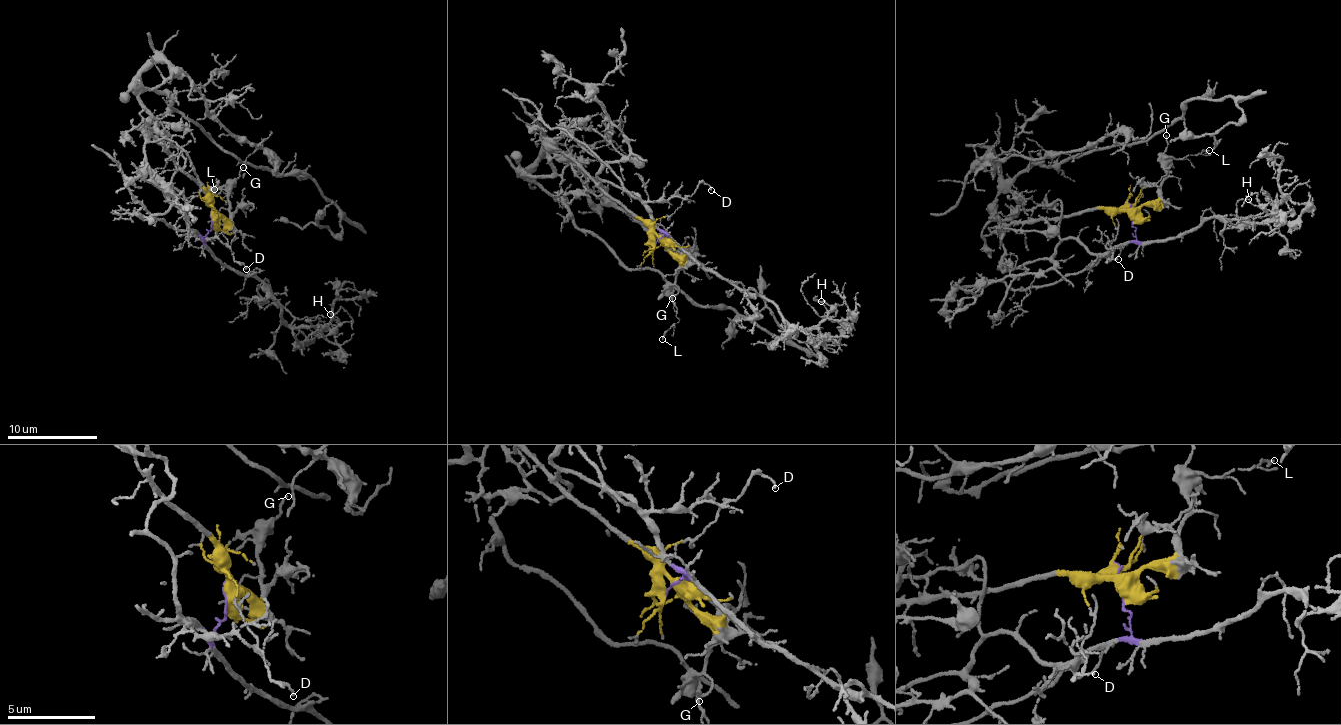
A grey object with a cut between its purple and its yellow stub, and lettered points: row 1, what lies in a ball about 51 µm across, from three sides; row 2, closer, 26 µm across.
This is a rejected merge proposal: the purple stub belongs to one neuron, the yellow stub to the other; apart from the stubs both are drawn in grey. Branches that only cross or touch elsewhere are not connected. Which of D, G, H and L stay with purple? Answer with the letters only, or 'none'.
H

